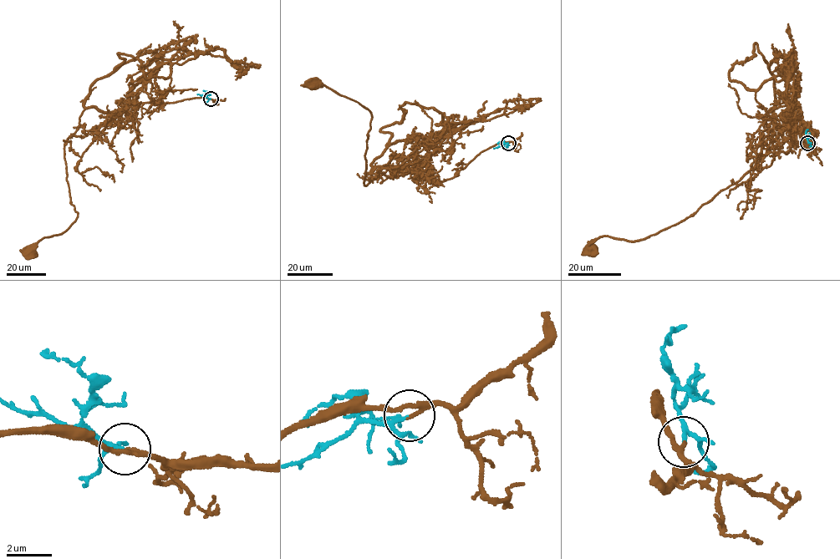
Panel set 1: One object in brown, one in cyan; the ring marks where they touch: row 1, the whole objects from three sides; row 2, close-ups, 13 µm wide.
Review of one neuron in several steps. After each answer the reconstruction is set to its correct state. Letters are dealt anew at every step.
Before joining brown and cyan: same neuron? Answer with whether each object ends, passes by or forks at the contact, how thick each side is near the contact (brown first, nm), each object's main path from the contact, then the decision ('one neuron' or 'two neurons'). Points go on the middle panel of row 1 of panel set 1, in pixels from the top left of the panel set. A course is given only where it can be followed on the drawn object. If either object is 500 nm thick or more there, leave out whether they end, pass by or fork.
brown passes by | cyan passes by | 140/110 nm | brown via (508, 143), (482, 150), (443, 181), (429, 182), (405, 169), (379, 172), (365, 185), (371, 114), (313, 83) | cyan via (508, 143), (493, 148) | one neuron

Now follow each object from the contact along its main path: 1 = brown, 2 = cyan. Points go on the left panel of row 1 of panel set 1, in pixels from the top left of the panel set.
1: (210, 99), (129, 105), (88, 133), (79, 127), (63, 149), (78, 215), (31, 253)
2: (210, 99), (197, 94)

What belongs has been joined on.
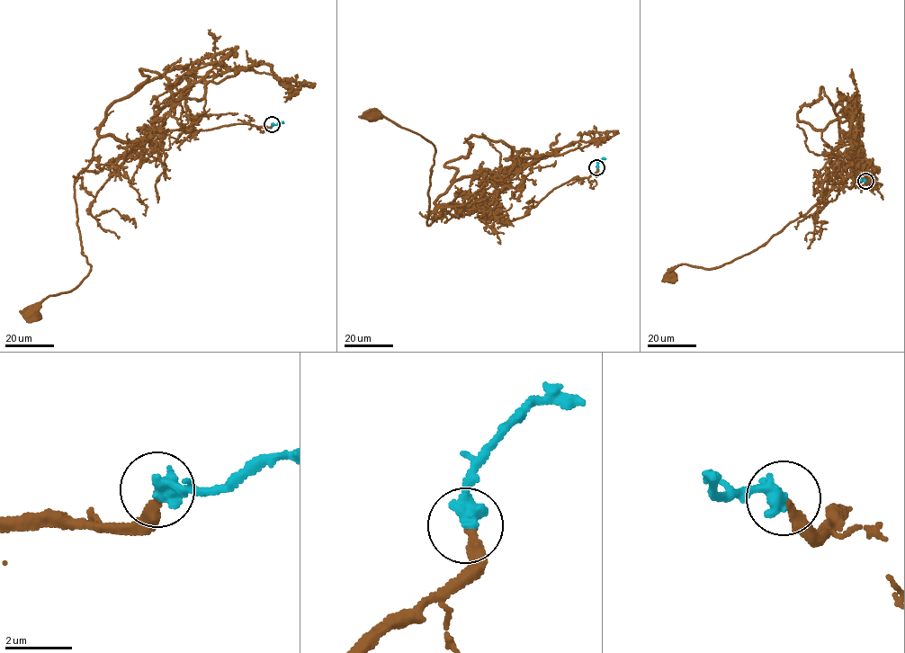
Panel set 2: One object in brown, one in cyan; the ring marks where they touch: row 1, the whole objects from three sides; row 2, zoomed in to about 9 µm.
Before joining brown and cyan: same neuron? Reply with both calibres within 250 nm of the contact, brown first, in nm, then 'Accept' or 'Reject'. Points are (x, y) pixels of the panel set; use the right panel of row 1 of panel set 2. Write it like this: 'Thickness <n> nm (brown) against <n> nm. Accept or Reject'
Thickness 280 nm (brown) against 500 nm. Accept

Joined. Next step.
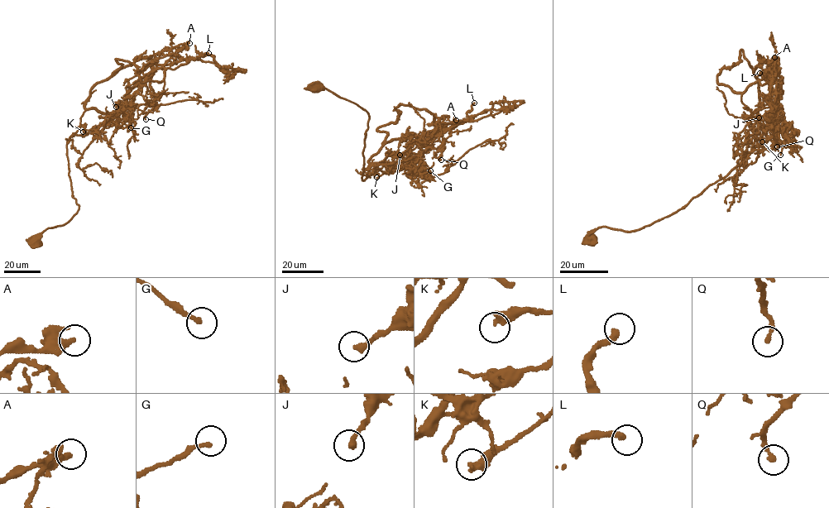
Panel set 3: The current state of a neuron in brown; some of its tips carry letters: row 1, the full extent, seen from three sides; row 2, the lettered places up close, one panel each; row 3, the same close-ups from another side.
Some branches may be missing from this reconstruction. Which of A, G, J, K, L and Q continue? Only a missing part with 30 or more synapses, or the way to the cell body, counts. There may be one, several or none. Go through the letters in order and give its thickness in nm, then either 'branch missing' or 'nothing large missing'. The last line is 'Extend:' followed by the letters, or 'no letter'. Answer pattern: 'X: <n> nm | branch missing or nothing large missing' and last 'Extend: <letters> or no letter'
A: 280 nm | nothing large missing
G: 200 nm | nothing large missing
J: 280 nm | nothing large missing
K: 400 nm | nothing large missing
L: 300 nm | branch missing
Q: 240 nm | nothing large missing
Extend: L

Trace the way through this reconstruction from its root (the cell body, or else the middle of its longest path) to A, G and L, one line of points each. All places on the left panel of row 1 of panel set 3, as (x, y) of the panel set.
A: (35, 242), (79, 208), (66, 147), (79, 127), (89, 90), (136, 61), (189, 43)
G: (35, 242), (79, 208), (68, 174), (68, 140), (80, 126), (88, 132), (122, 111), (131, 127)
L: (35, 242), (79, 208), (66, 153), (72, 135), (130, 103), (158, 64), (208, 53)

